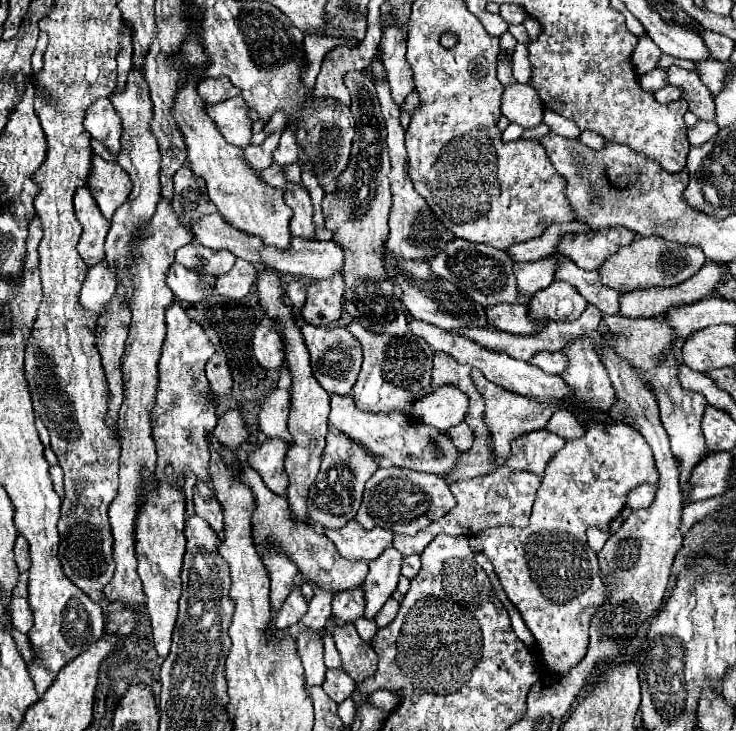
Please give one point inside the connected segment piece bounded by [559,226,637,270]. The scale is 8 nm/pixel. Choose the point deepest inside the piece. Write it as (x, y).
(589, 254)

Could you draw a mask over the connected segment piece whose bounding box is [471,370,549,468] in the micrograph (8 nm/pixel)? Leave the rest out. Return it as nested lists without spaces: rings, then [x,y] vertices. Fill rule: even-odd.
[[[473,370],[471,378],[473,378],[477,390],[485,398],[485,422],[487,422],[487,428],[489,428],[493,442],[495,442],[495,450],[497,450],[495,466],[499,468],[505,462],[505,458],[509,456],[509,444],[513,438],[517,438],[525,432],[531,432],[531,430],[545,428],[545,424],[549,420],[549,408],[541,406],[541,402],[533,402],[533,398],[521,398],[521,394],[513,394],[511,390],[503,390],[501,386],[489,382],[479,370]]]

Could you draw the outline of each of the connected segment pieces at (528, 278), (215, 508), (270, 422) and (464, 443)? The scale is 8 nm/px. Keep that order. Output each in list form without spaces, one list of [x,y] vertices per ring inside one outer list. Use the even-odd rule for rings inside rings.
[[[557,252],[549,258],[535,260],[535,262],[515,262],[513,270],[517,276],[519,292],[533,296],[535,292],[547,288],[555,280],[555,272],[557,272],[561,258],[563,258],[563,254]]]
[[[207,484],[195,486],[193,504],[195,504],[195,514],[205,518],[209,522],[209,526],[221,536],[223,534],[223,510],[221,510],[221,504],[217,502],[217,498],[213,498],[213,490]]]
[[[275,388],[261,404],[257,426],[267,438],[281,438],[289,442],[291,436],[287,432],[287,414],[289,414],[289,392]]]
[[[461,422],[459,426],[453,426],[449,428],[447,432],[449,436],[453,436],[451,440],[457,444],[457,448],[463,452],[463,450],[469,450],[469,446],[473,446],[473,430],[469,430],[469,426],[465,422]]]

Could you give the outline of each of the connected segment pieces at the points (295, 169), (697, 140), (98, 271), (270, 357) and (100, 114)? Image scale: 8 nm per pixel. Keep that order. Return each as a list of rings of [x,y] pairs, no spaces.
[[[297,162],[283,166],[283,176],[285,176],[289,182],[299,184],[299,182],[301,182],[301,166],[299,166]]]
[[[697,122],[693,128],[687,130],[687,136],[689,136],[689,144],[691,146],[701,146],[705,144],[709,138],[713,138],[717,134],[717,122]]]
[[[101,262],[89,268],[89,274],[79,294],[79,302],[85,310],[91,310],[99,318],[101,314],[105,314],[105,306],[113,298],[115,288],[117,288],[117,282],[115,282],[113,270],[109,270],[105,262]]]
[[[257,326],[253,334],[253,352],[263,368],[279,368],[283,364],[281,336],[265,326]]]
[[[99,98],[87,110],[85,128],[89,130],[91,138],[103,142],[117,156],[117,152],[121,148],[121,144],[119,144],[119,138],[121,138],[121,116],[117,114],[117,110],[109,102],[109,98]]]

